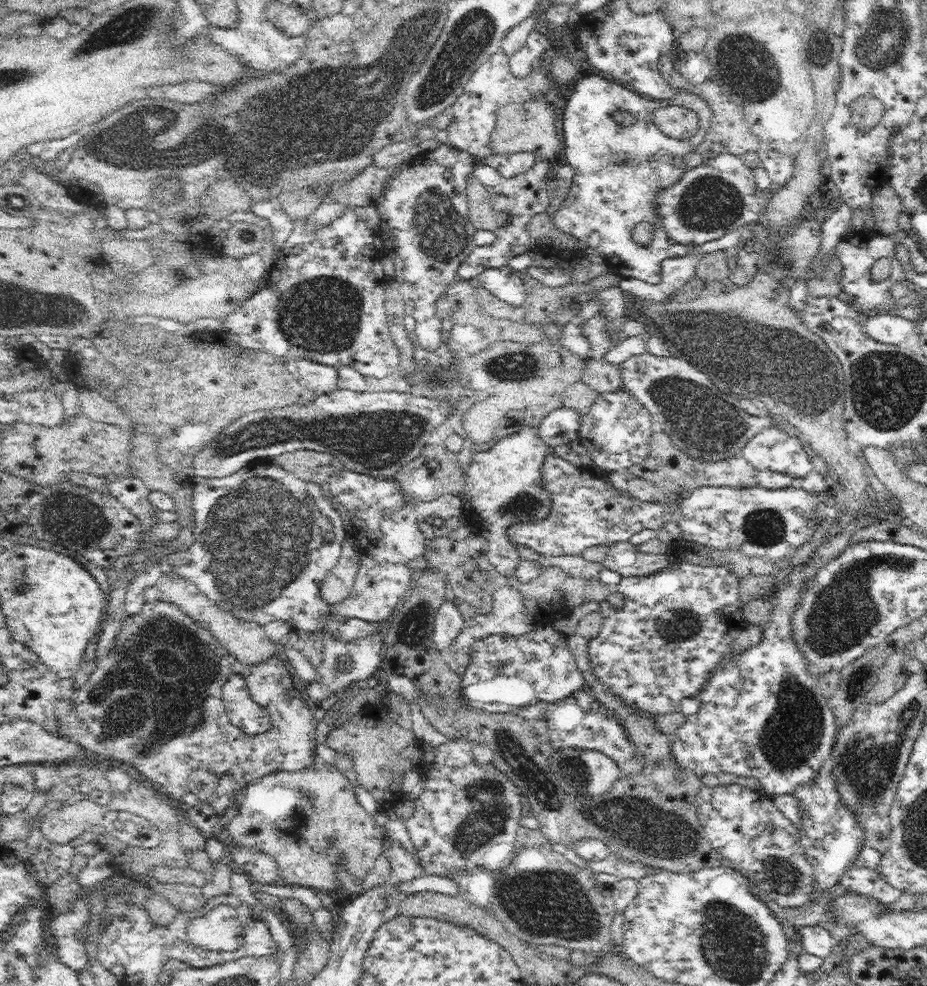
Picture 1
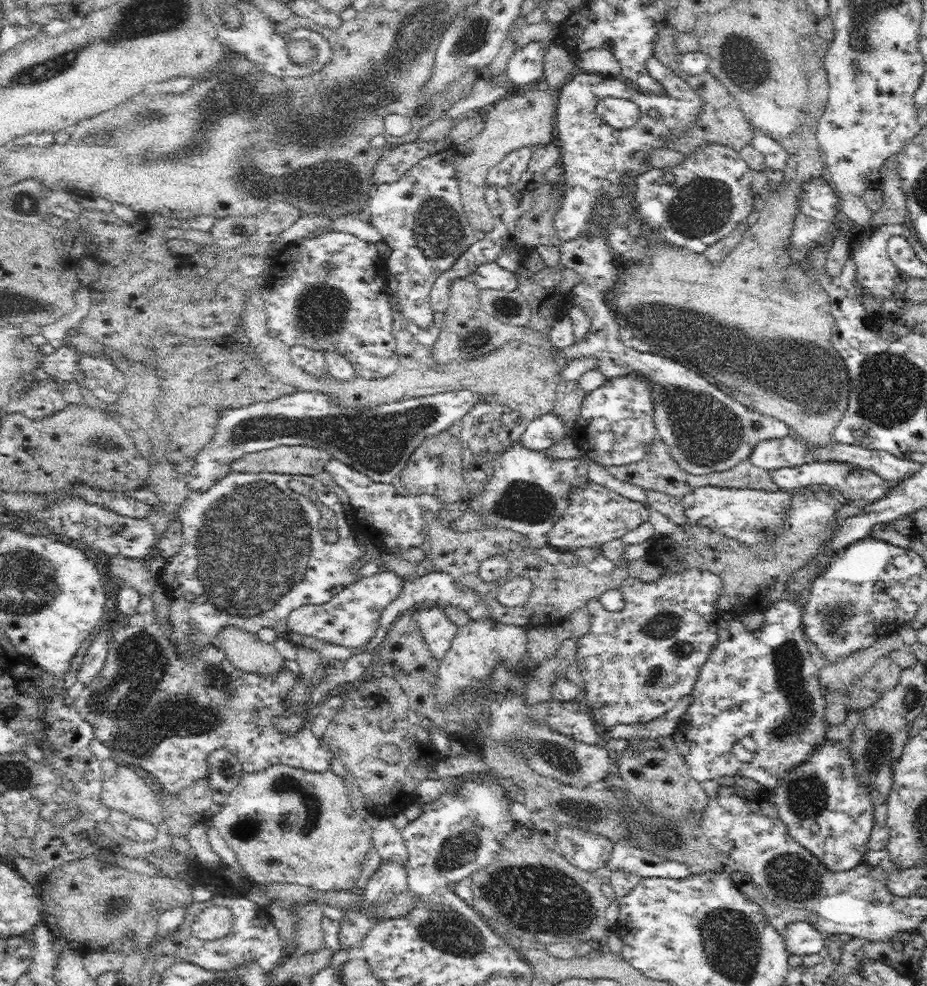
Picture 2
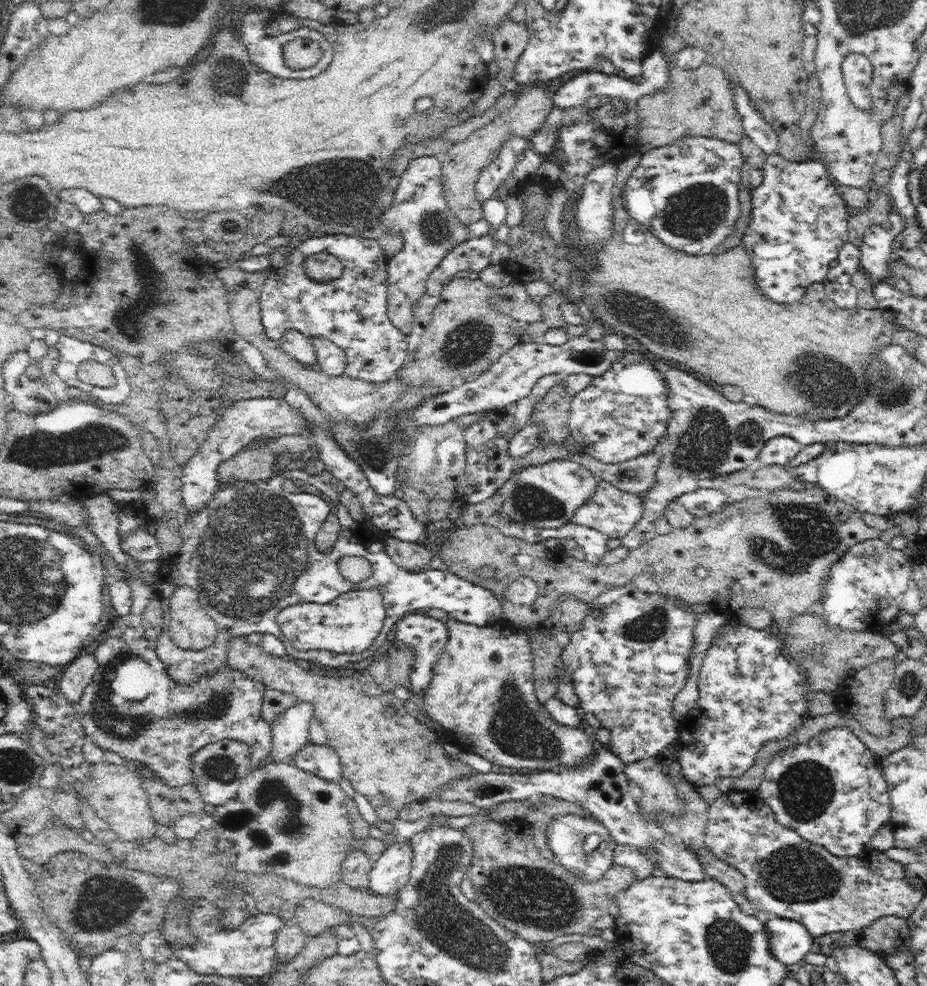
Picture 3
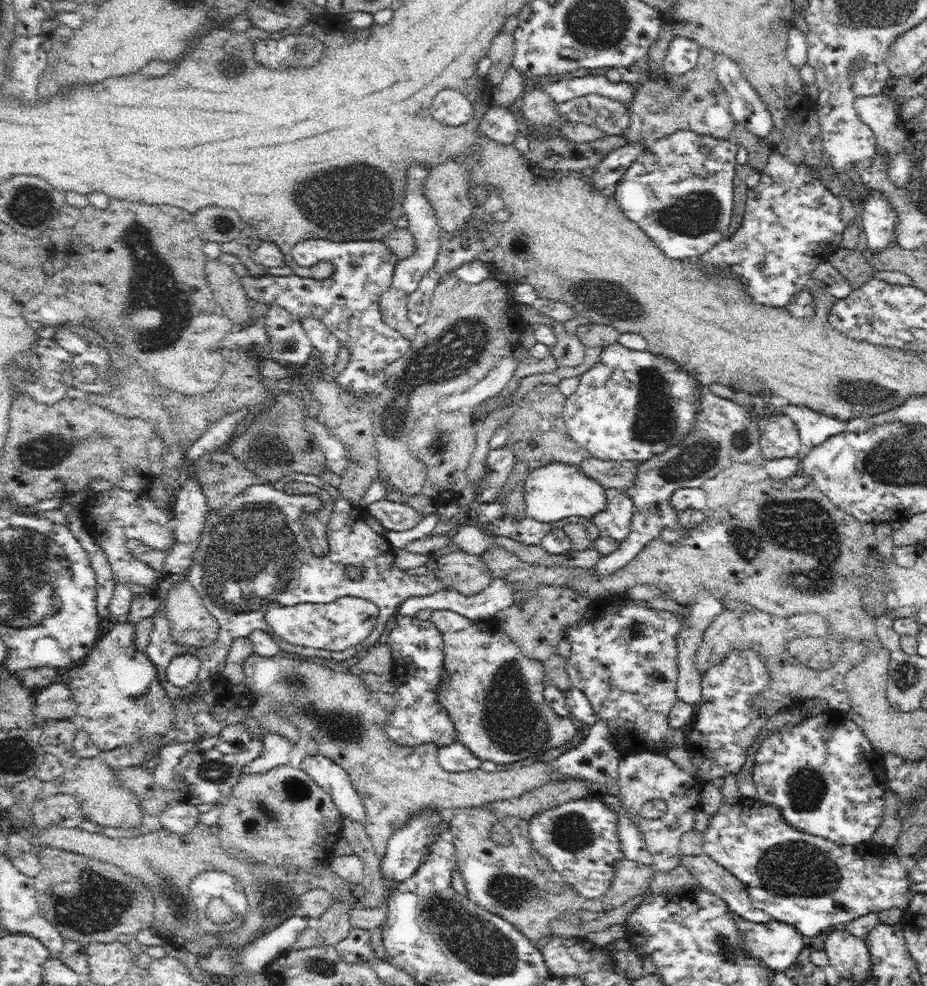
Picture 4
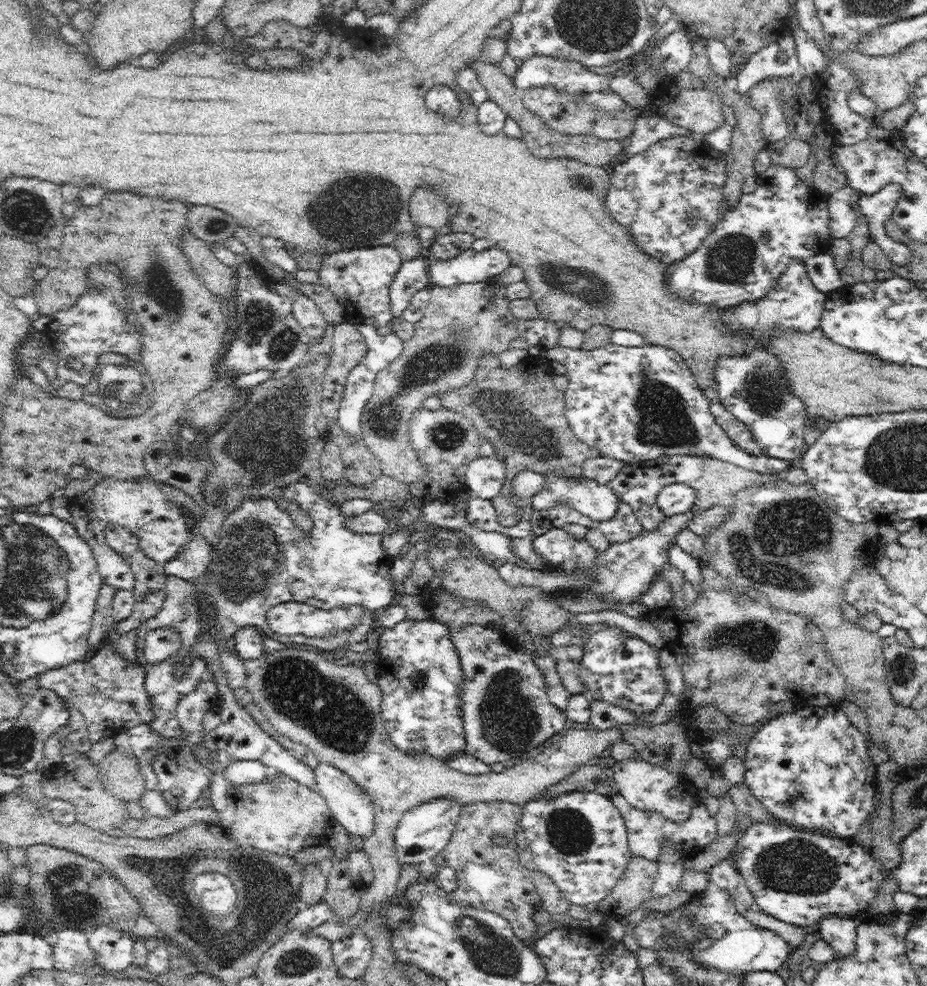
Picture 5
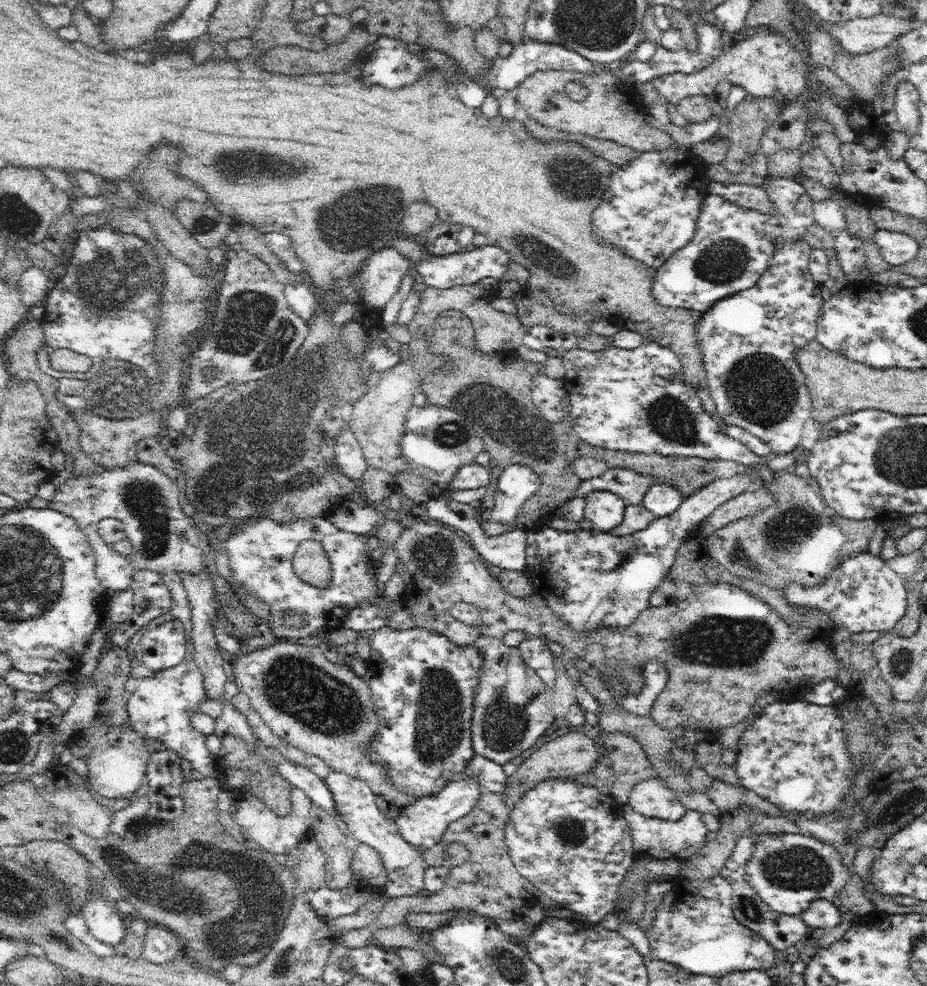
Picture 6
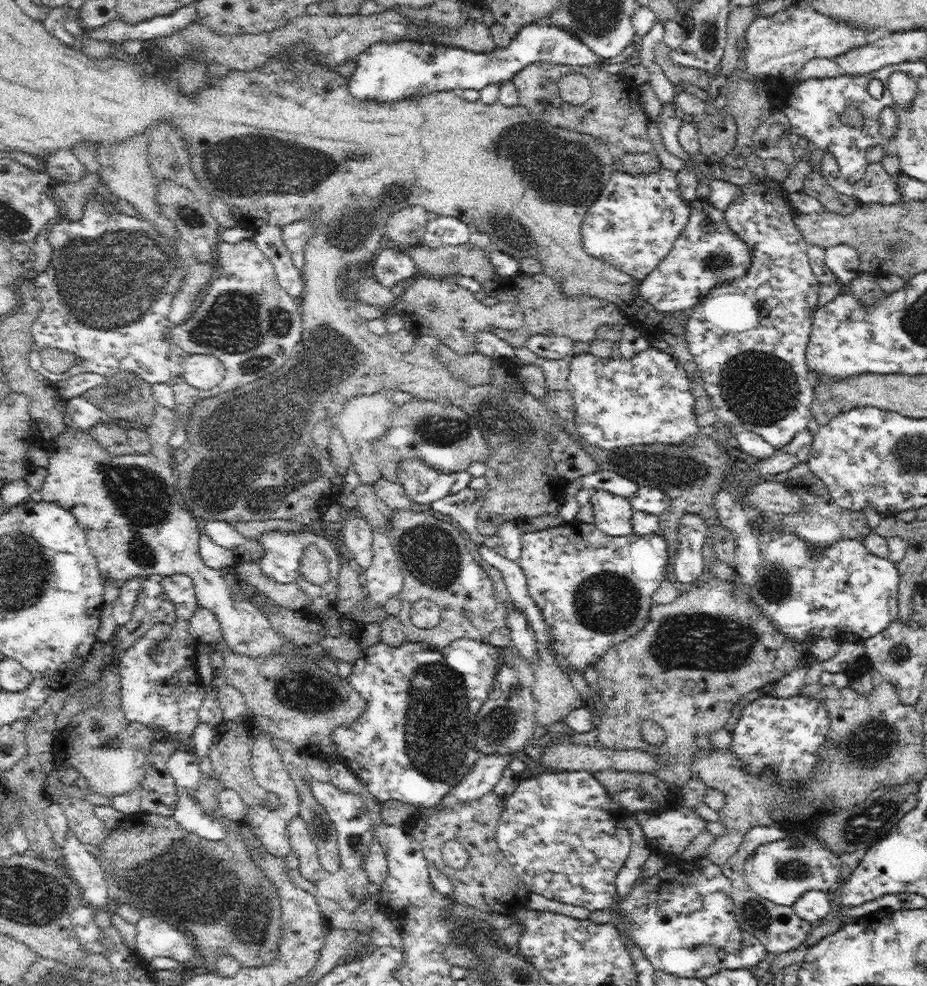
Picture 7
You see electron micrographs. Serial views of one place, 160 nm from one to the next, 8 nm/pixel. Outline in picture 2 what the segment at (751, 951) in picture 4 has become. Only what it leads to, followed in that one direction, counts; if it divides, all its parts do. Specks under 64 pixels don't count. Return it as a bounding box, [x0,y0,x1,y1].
[782,922,825,956]

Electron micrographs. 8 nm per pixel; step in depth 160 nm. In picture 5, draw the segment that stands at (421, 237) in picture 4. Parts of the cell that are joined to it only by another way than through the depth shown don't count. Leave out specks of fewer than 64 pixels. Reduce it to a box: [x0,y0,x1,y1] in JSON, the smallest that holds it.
[389,255,430,318]

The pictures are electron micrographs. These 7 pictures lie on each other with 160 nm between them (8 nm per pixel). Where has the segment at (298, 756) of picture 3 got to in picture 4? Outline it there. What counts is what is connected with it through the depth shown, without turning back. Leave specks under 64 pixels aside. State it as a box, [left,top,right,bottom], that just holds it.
[301,753,365,822]

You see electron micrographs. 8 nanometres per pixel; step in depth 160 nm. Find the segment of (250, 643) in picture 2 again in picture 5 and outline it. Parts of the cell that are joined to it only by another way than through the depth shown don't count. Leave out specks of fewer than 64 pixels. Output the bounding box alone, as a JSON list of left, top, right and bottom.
[243,646,622,943]

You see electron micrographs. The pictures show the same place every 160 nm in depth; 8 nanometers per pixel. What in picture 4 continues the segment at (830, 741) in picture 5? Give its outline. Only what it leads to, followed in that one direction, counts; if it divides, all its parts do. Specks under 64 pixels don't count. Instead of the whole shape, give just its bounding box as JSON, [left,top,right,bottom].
[751,709,885,844]

